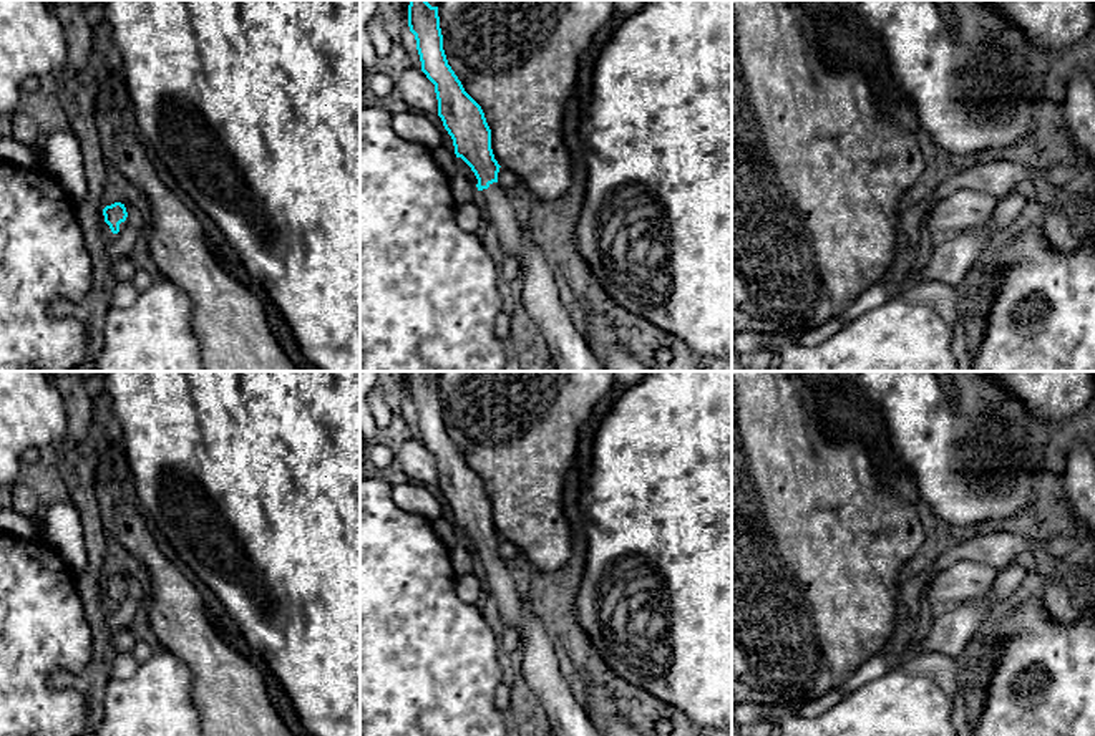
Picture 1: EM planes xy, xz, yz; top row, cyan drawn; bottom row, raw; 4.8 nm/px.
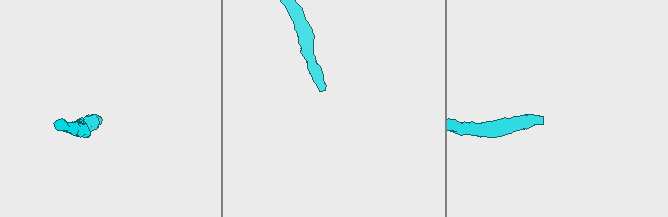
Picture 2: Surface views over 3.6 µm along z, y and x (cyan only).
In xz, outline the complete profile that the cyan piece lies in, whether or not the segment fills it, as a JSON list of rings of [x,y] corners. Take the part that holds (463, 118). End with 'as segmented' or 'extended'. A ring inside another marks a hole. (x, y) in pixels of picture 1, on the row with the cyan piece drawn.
[[[410,0],[408,27],[416,40],[421,71],[435,85],[438,116],[453,139],[455,154],[478,179],[486,222],[494,227],[506,257],[519,264],[521,305],[528,312],[524,323],[541,343],[546,363],[556,371],[606,371],[579,330],[541,247],[528,235],[518,204],[498,184],[501,166],[491,149],[491,129],[481,106],[448,65],[438,7],[426,0]]]; extended

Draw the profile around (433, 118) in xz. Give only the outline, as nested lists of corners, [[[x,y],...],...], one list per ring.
[[[423,113],[423,116],[440,131],[440,134],[441,134],[441,144],[443,144],[448,151],[455,153],[453,139],[451,139],[451,136],[448,134],[448,131],[445,129],[443,121],[441,121],[441,118],[438,116],[438,113]]]

